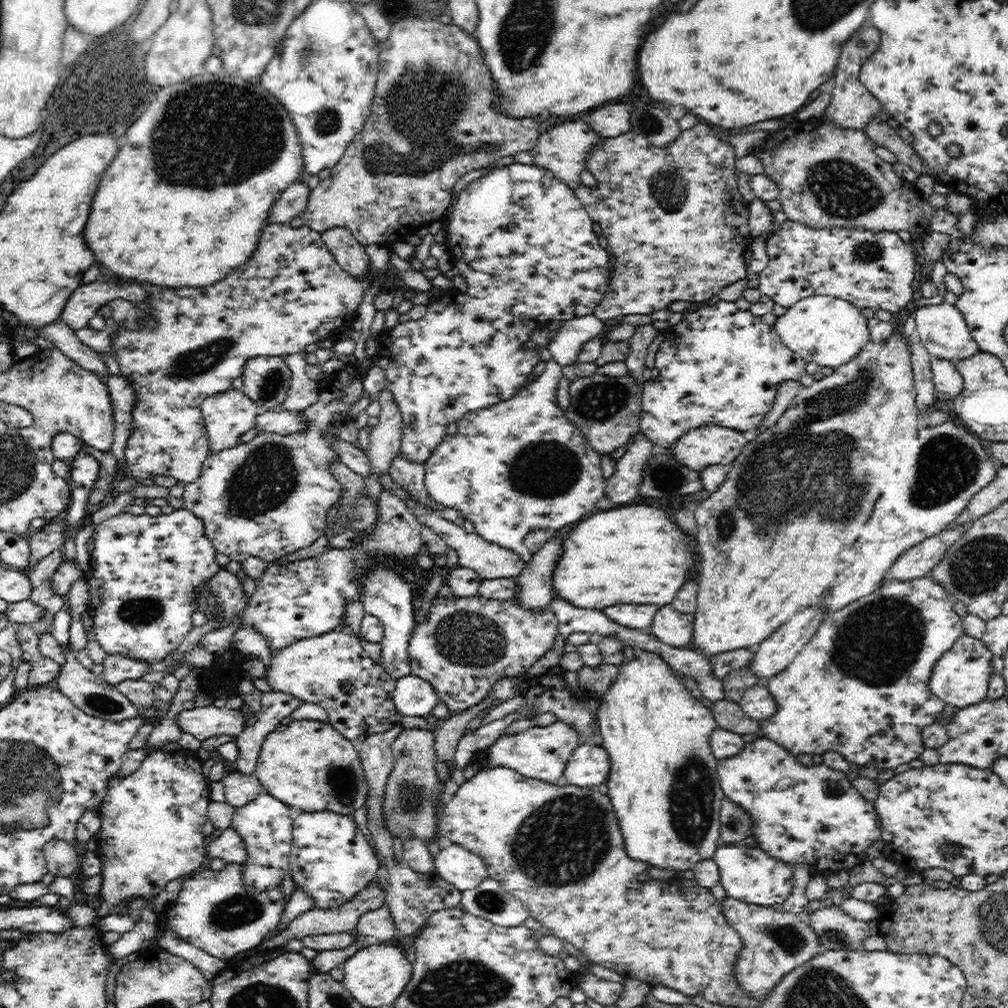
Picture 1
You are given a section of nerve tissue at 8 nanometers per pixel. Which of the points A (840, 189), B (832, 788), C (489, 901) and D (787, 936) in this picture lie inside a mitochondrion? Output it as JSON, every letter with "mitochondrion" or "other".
{"A":"mitochondrion","B":"mitochondrion","C":"mitochondrion","D":"mitochondrion"}

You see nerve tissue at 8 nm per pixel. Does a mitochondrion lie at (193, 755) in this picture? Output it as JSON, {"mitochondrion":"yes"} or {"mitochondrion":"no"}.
{"mitochondrion":"no"}

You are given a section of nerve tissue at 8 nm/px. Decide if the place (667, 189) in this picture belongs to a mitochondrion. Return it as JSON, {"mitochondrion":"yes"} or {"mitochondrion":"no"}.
{"mitochondrion":"yes"}

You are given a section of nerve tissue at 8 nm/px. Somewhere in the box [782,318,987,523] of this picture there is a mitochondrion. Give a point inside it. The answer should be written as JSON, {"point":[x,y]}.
{"point":[947,465]}

